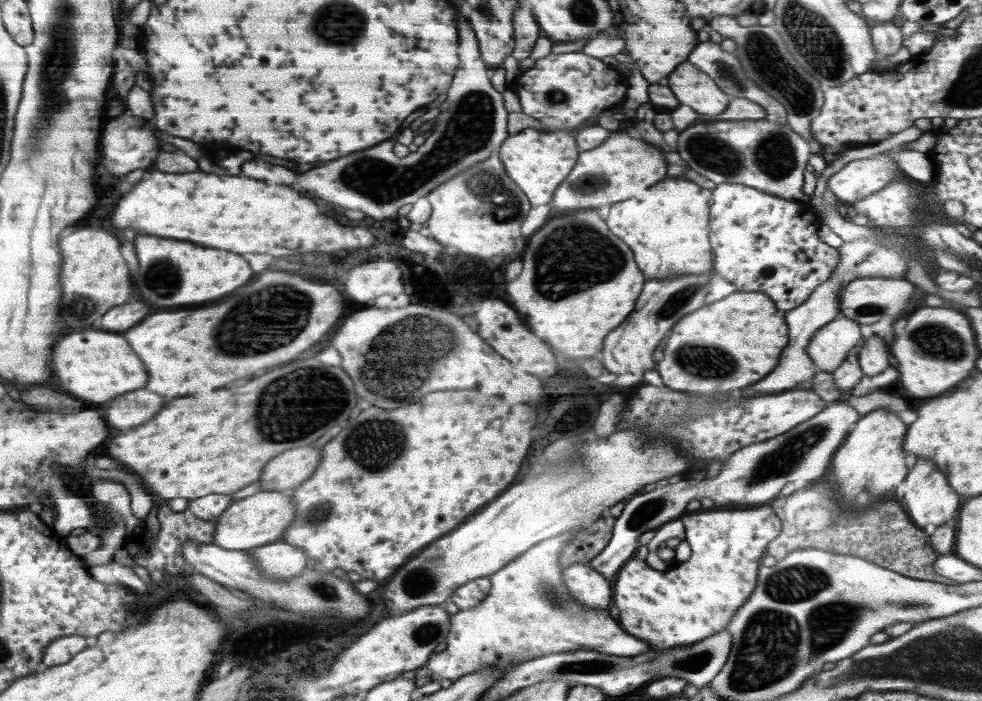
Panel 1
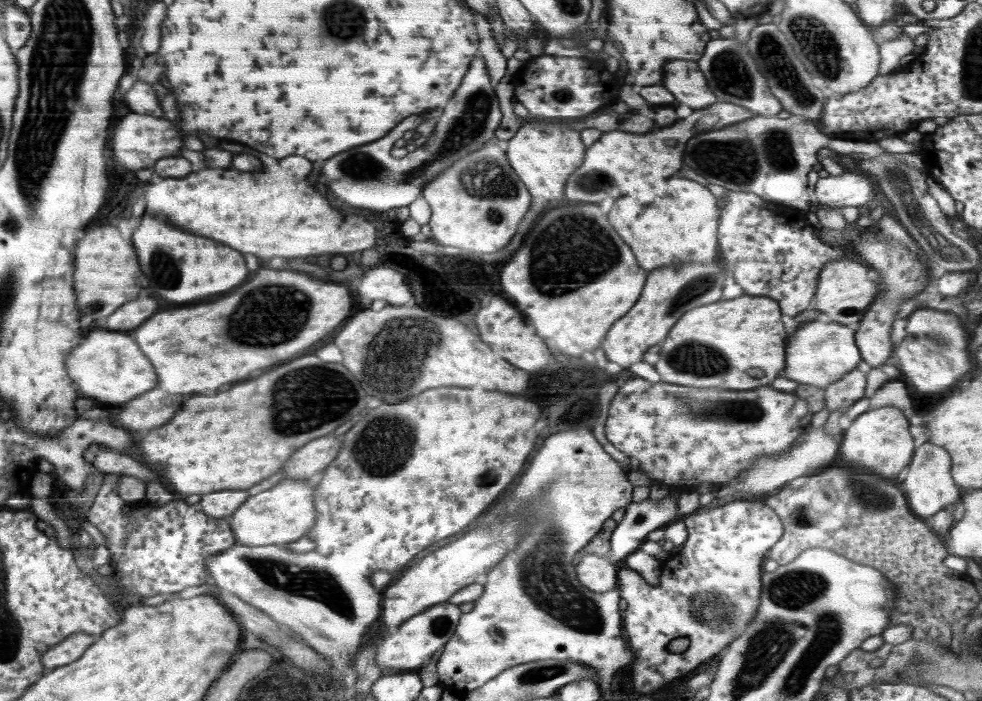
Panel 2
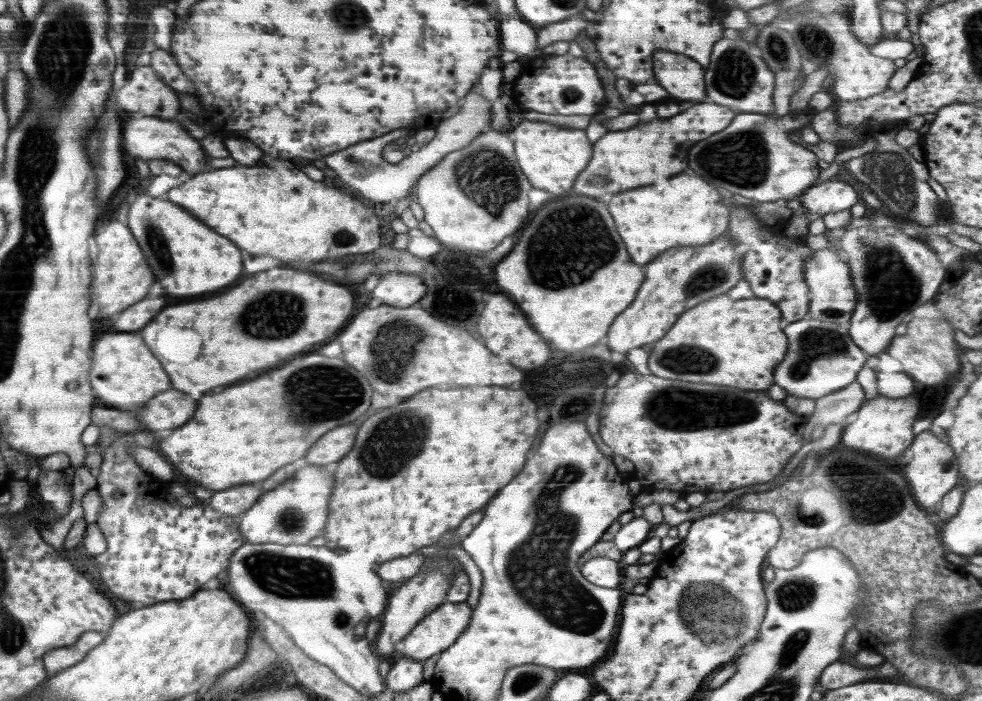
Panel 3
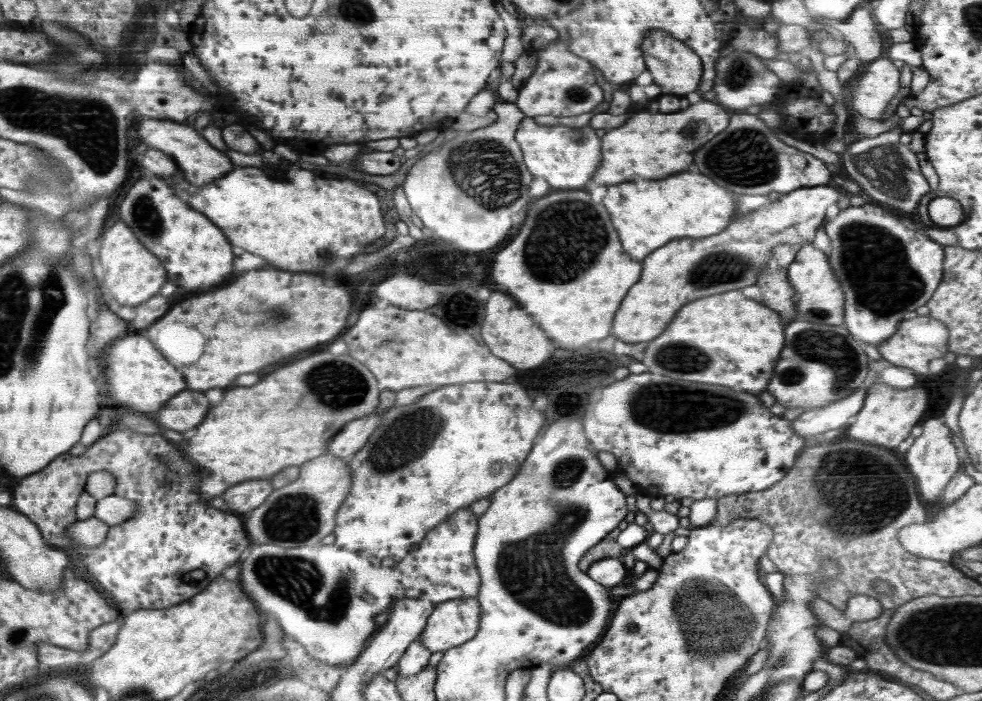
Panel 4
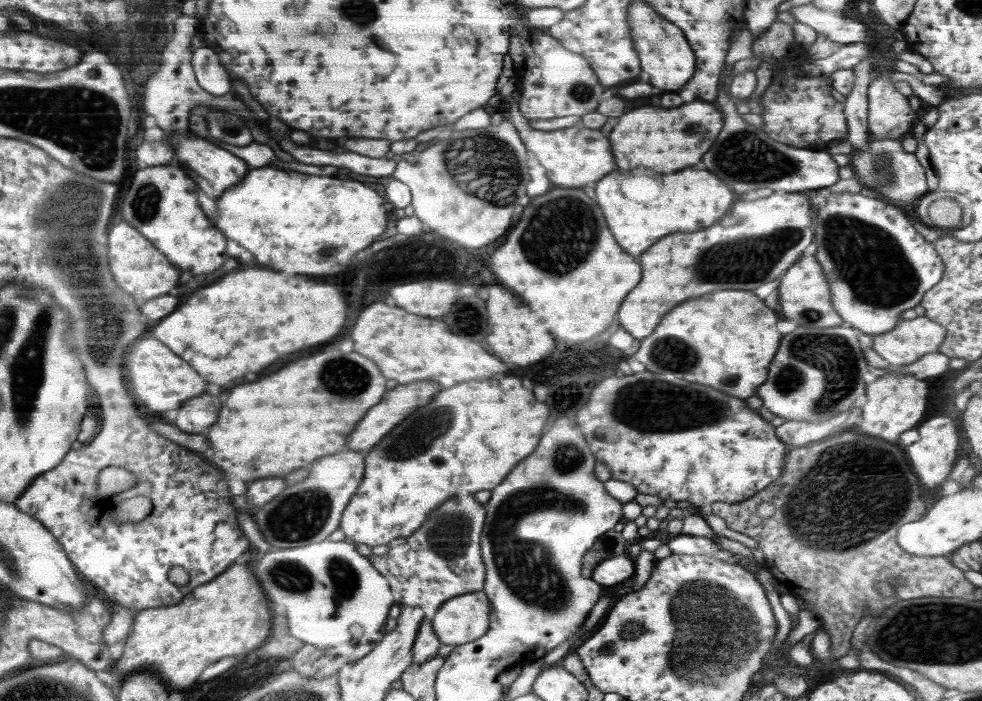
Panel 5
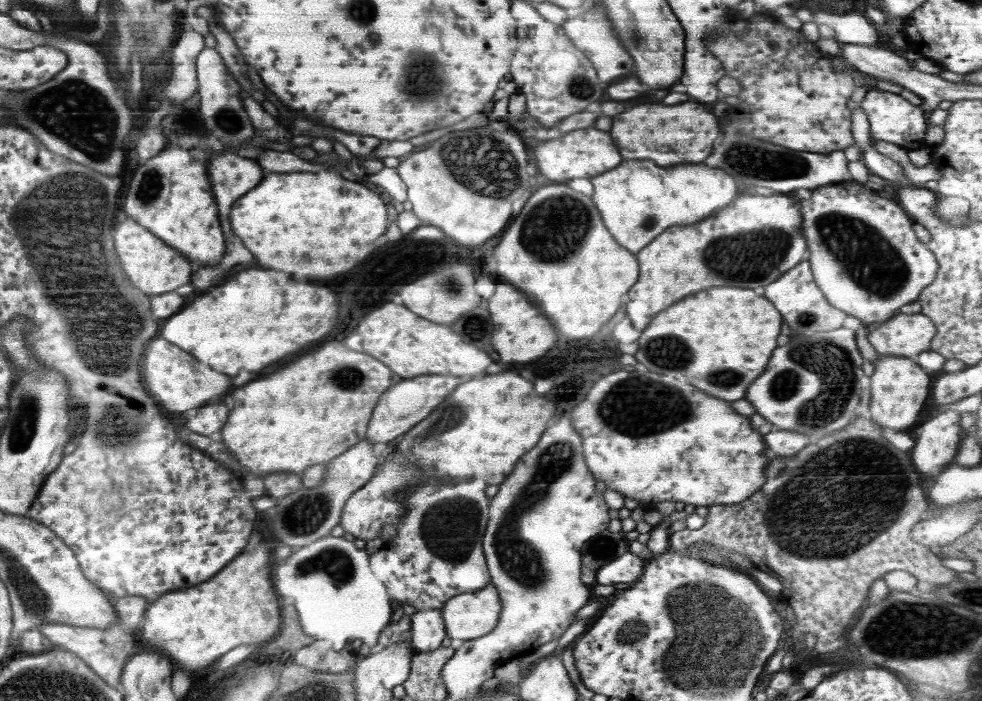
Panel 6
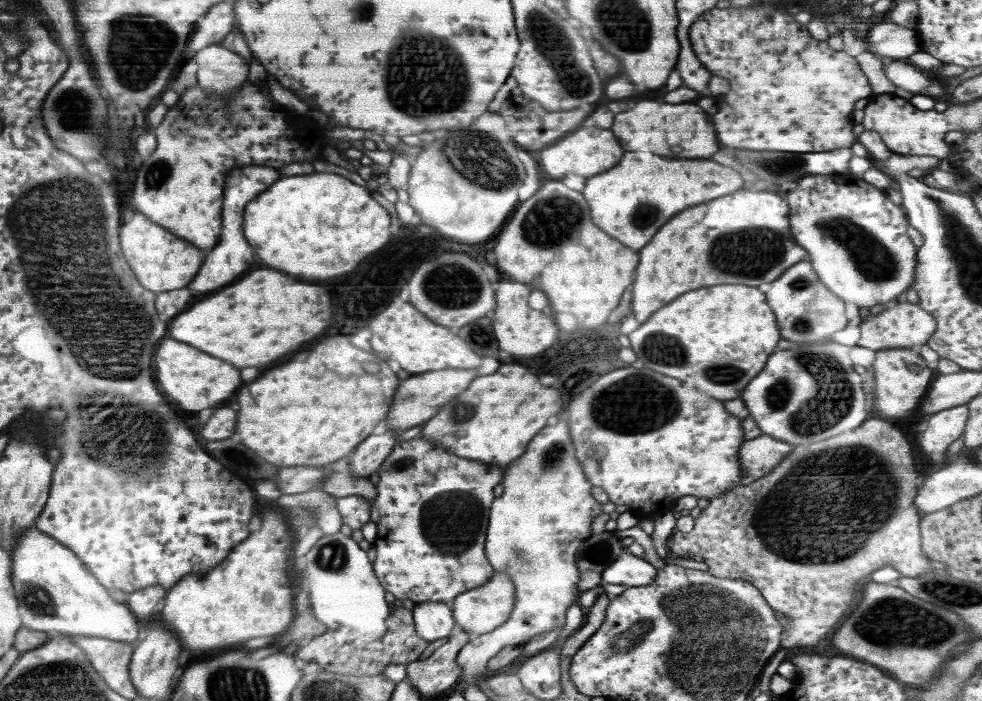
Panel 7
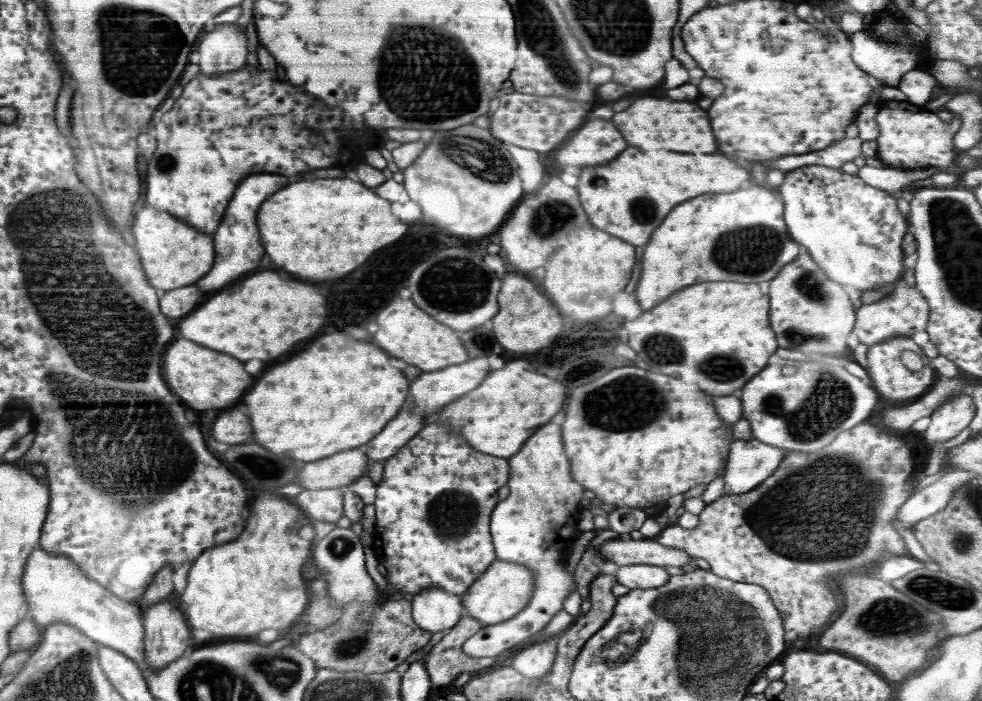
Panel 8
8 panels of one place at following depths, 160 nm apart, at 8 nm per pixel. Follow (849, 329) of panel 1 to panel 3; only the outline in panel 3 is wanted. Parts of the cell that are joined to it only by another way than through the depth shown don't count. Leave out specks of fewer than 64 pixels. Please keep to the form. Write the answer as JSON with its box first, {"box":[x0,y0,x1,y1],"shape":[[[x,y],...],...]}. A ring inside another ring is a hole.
{"box":[774,318,869,398],"shape":[[[802,318],[791,322],[784,328],[784,334],[788,336],[788,354],[780,362],[780,366],[774,372],[774,384],[782,386],[788,395],[798,398],[822,398],[831,392],[840,390],[857,380],[857,374],[865,367],[869,355],[862,350],[850,338],[849,323],[837,325],[836,323],[825,323],[818,319]]]}

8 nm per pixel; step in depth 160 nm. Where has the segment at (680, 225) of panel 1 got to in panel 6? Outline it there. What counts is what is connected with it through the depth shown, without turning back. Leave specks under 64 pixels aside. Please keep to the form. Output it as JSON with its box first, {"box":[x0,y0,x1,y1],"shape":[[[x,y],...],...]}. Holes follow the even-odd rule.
{"box":[590,160,740,253],"shape":[[[622,160],[614,170],[590,180],[594,187],[591,199],[604,226],[620,246],[633,253],[648,246],[653,238],[671,226],[692,224],[708,218],[716,208],[720,210],[732,204],[740,193],[732,176],[704,164],[664,168],[650,160]],[[634,178],[636,182],[632,182]],[[632,190],[636,190],[636,194]]]}

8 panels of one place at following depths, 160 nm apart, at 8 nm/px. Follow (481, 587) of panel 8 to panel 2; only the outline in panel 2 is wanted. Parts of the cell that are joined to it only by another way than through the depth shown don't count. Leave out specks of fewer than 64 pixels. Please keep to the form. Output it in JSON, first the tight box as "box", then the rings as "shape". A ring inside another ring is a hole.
{"box":[376,602,463,671],"shape":[[[448,602],[429,606],[428,609],[416,614],[416,616],[404,621],[396,632],[386,630],[382,634],[382,638],[378,638],[376,642],[376,658],[377,665],[384,670],[413,670],[415,671],[422,664],[426,664],[431,656],[442,648],[455,633],[460,617],[463,614],[458,605]]]}

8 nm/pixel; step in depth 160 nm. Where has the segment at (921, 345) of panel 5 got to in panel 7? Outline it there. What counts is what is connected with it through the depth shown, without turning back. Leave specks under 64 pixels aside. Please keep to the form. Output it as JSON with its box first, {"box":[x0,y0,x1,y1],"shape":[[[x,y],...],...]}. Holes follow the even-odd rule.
{"box":[857,302,936,352],"shape":[[[894,302],[877,315],[870,315],[862,319],[859,324],[861,333],[857,342],[858,346],[878,352],[884,349],[913,348],[923,345],[936,332],[936,319],[927,310],[922,310],[920,305],[910,302]]]}

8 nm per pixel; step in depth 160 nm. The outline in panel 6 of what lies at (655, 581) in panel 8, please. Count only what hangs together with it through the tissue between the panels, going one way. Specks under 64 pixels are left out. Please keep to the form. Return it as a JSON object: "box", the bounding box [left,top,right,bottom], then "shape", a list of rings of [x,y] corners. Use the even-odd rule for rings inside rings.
{"box":[596,552,645,586],"shape":[[[625,552],[620,558],[616,558],[598,570],[596,583],[605,586],[614,586],[622,582],[634,584],[641,579],[645,570],[643,562],[636,554]]]}

